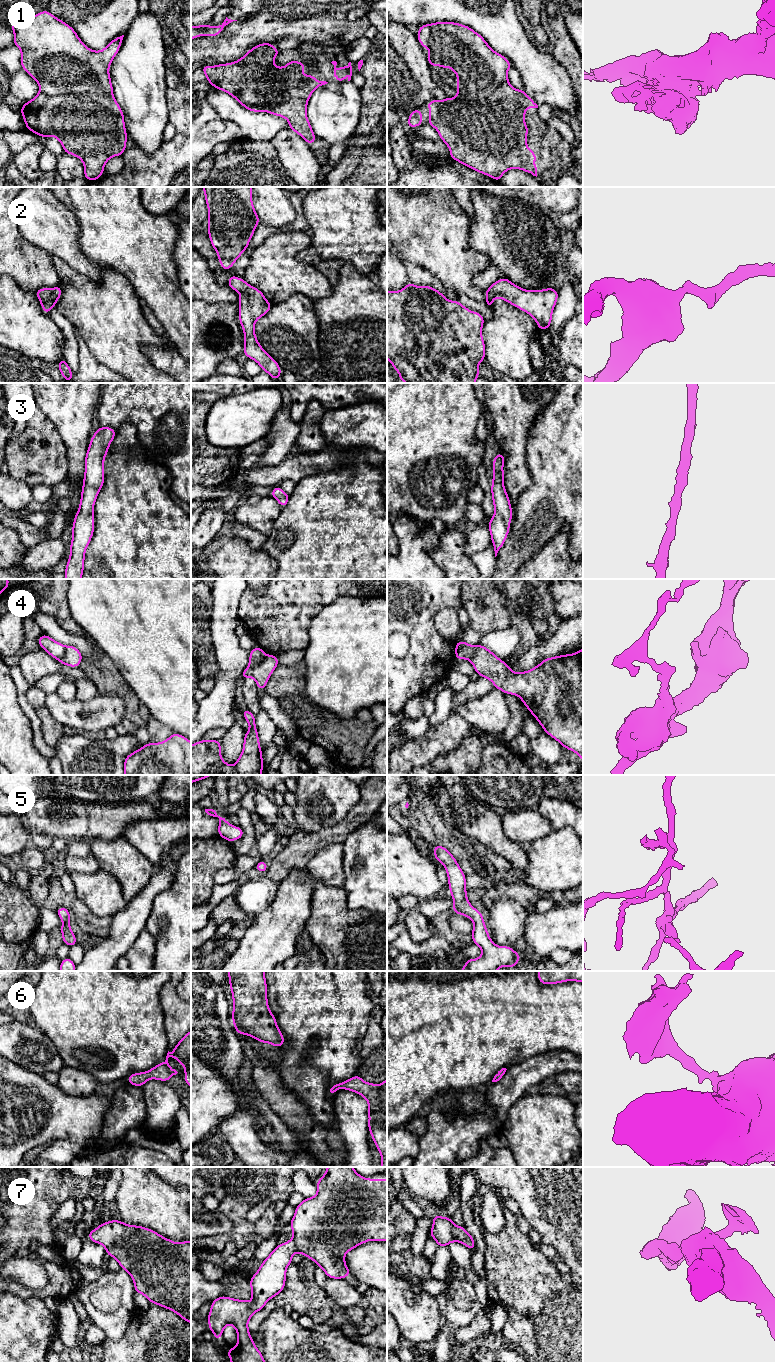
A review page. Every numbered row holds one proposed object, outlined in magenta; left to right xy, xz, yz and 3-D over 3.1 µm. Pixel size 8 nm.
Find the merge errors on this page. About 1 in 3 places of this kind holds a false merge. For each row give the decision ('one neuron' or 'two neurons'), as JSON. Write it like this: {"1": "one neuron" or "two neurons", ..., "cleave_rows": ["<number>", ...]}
{"1": "two neurons", "2": "one neuron", "3": "one neuron", "4": "two neurons", "5": "one neuron", "6": "one neuron", "7": "one neuron", "cleave_rows": ["1", "4"]}

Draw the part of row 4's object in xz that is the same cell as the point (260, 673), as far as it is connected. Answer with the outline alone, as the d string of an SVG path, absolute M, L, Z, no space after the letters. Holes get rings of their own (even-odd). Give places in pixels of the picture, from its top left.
M268 654L263 660L255 667L247 667L241 674L241 679L252 677L256 683L258 690L264 690L268 683L268 679L279 665L278 657L273 654Z

